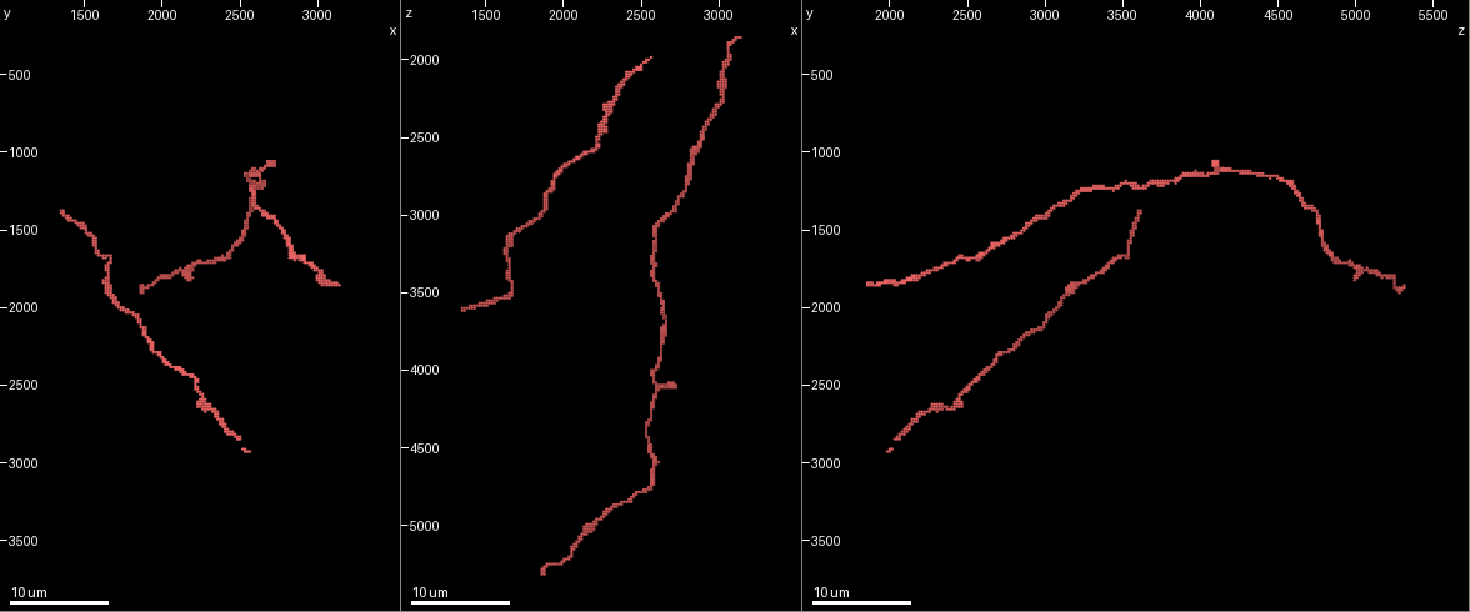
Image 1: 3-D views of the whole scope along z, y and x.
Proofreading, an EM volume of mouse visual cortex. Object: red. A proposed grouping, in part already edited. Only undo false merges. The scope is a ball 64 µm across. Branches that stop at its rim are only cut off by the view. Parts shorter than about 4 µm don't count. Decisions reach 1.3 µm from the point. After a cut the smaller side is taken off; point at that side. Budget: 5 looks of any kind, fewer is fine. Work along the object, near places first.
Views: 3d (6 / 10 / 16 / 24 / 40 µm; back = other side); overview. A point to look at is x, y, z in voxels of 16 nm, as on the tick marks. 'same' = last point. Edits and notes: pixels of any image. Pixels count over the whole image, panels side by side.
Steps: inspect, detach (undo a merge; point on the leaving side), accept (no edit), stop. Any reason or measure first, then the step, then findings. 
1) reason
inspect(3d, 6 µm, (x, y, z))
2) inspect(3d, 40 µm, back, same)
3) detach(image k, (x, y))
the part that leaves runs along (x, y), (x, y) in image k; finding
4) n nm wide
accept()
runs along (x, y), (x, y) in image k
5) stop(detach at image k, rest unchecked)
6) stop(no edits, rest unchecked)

thick turns thin
inspect(3d, 6 µm, (1620, 1840, 3200))

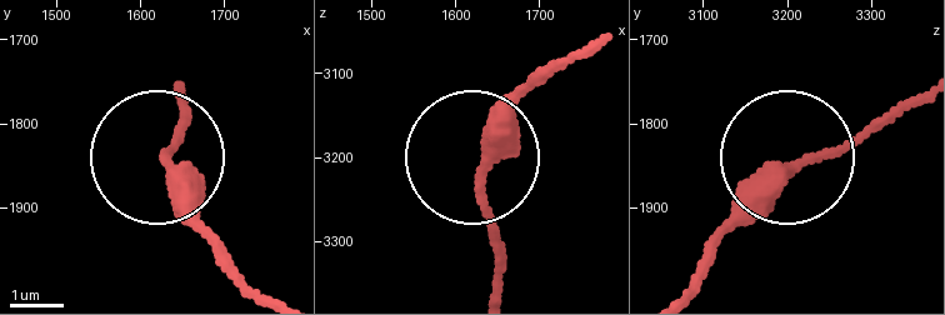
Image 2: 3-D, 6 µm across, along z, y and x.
inspect(3d, 6 µm, back, (1640, 1850, 3210))

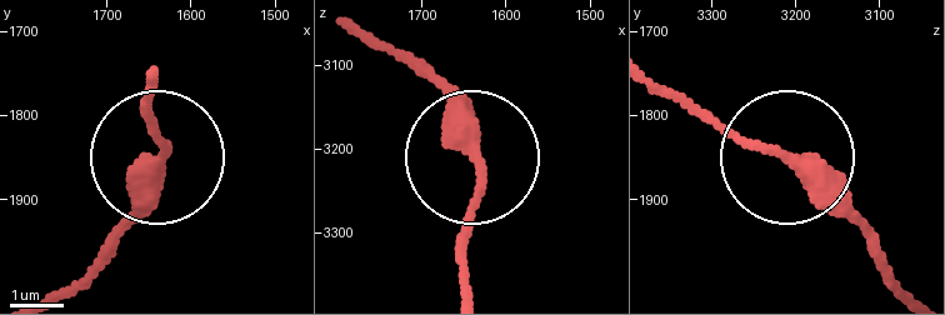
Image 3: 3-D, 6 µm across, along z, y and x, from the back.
accept()
continuous, no second neuron

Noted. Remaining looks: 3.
thick turns thin
inspect(3d, 10 µm, (2120, 1760, 5080))

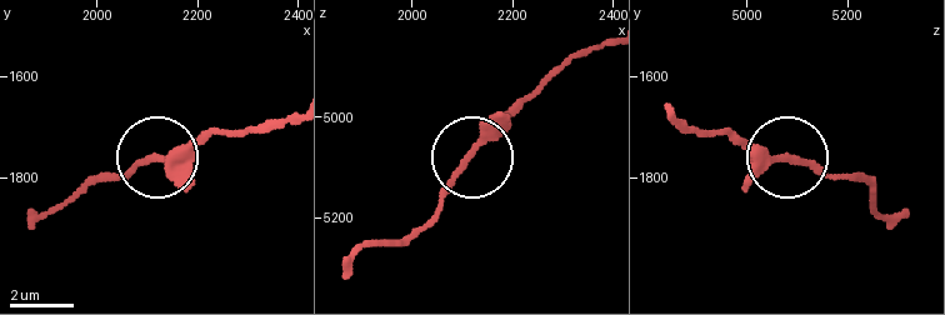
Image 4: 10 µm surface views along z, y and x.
accept()
runs along (293, 118), (213, 134), (143, 158), (121, 174), (94, 174) in image 4; one neuron here

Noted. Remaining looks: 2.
inspect(3d, 6 µm, (2920, 1720, 2400))

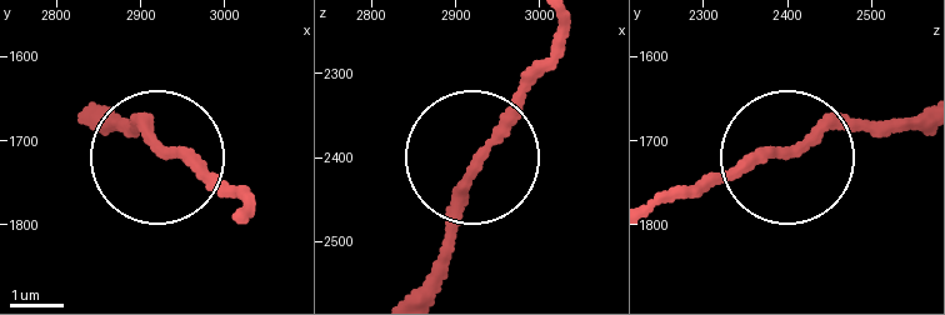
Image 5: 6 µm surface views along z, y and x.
180 nm wide
accept()
runs along (434, 293), (466, 173), (560, 55) in image 5; all the same neuron

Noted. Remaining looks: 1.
stop(no edits, rest unchecked)

